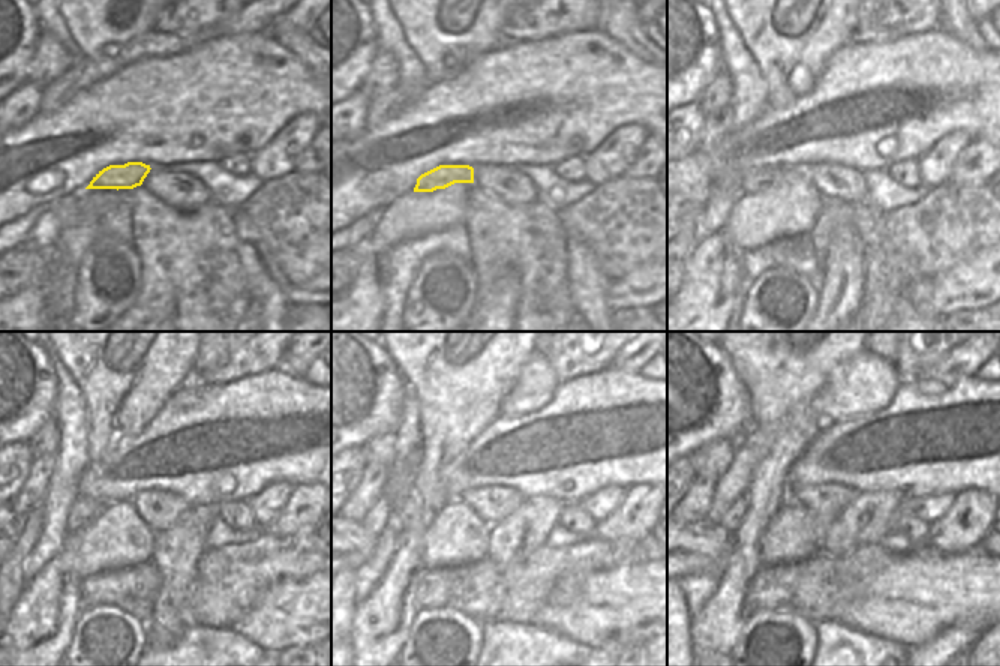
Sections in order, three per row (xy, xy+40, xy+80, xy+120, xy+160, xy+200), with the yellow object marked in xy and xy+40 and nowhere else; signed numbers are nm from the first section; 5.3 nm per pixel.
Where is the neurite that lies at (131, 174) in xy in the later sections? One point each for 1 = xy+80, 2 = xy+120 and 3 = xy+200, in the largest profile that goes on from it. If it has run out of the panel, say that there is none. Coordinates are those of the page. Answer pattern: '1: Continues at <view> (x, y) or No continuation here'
1: Continues at xy+80 (753, 180)
2: Continues at xy+120 (83, 512)
3: Continues at xy+200 (735, 515)

